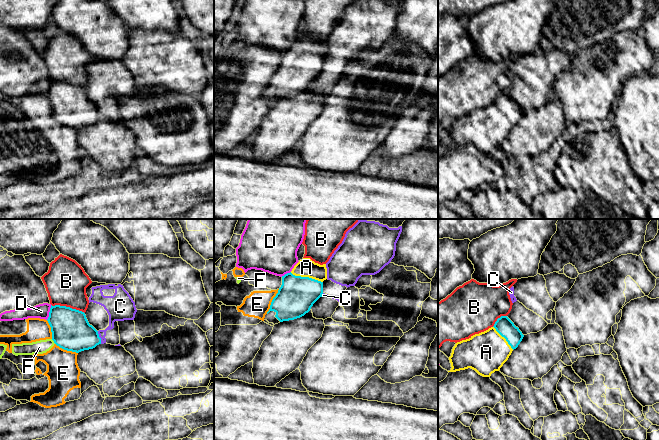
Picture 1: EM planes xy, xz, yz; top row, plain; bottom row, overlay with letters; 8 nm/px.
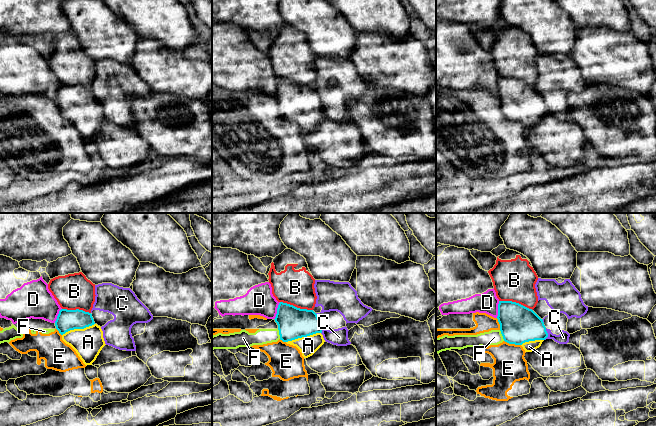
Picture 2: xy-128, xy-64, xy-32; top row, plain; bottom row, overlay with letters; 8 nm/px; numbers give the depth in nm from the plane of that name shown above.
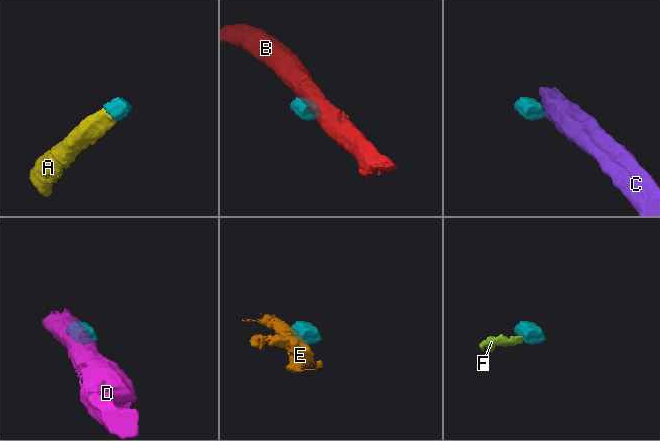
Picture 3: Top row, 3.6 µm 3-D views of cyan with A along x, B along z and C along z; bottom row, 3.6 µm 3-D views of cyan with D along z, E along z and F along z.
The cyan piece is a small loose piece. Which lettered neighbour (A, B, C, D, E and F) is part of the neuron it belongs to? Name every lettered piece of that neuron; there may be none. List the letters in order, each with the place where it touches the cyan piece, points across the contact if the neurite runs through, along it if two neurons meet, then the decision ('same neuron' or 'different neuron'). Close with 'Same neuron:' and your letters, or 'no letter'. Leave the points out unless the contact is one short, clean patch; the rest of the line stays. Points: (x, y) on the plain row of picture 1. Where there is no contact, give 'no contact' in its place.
A: contact xz (306, 53); way xz (296, 72), (303, 62), (306, 53), (306, 43); same neuron
B: contact xy (68, 83); border xy (51, 80), (69, 82), (84, 89); different neuron
C: contact xy (99, 113); border xy (97, 107), (101, 119); different neuron
D: contact xy (49, 88); border xy (51, 81), (49, 92), (46, 95); different neuron
E: contact xz (272, 77); different neuron
F: contact xy (53, 116); border xy (51, 115), (55, 119); different neuron
Same neuron: A

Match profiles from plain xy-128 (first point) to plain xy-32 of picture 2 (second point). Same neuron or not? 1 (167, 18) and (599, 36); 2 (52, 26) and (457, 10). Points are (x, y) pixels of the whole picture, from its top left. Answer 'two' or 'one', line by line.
1: two
2: one

